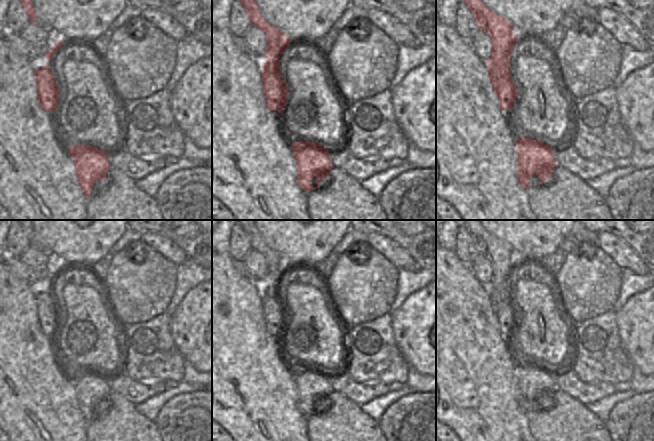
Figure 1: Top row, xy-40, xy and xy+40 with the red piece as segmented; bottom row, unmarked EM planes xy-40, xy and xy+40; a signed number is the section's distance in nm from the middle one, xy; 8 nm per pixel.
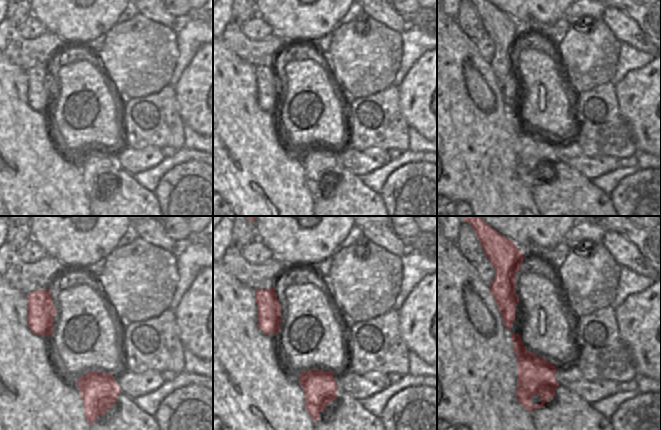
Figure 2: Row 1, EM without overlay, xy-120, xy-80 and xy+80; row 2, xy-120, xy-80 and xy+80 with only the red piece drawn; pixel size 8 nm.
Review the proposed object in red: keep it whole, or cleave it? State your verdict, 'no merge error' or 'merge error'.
merge error

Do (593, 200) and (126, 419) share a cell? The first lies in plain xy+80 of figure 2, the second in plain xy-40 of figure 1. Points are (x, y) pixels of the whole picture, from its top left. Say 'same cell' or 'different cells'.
same cell

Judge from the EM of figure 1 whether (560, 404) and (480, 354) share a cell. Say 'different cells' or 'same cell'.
different cells

